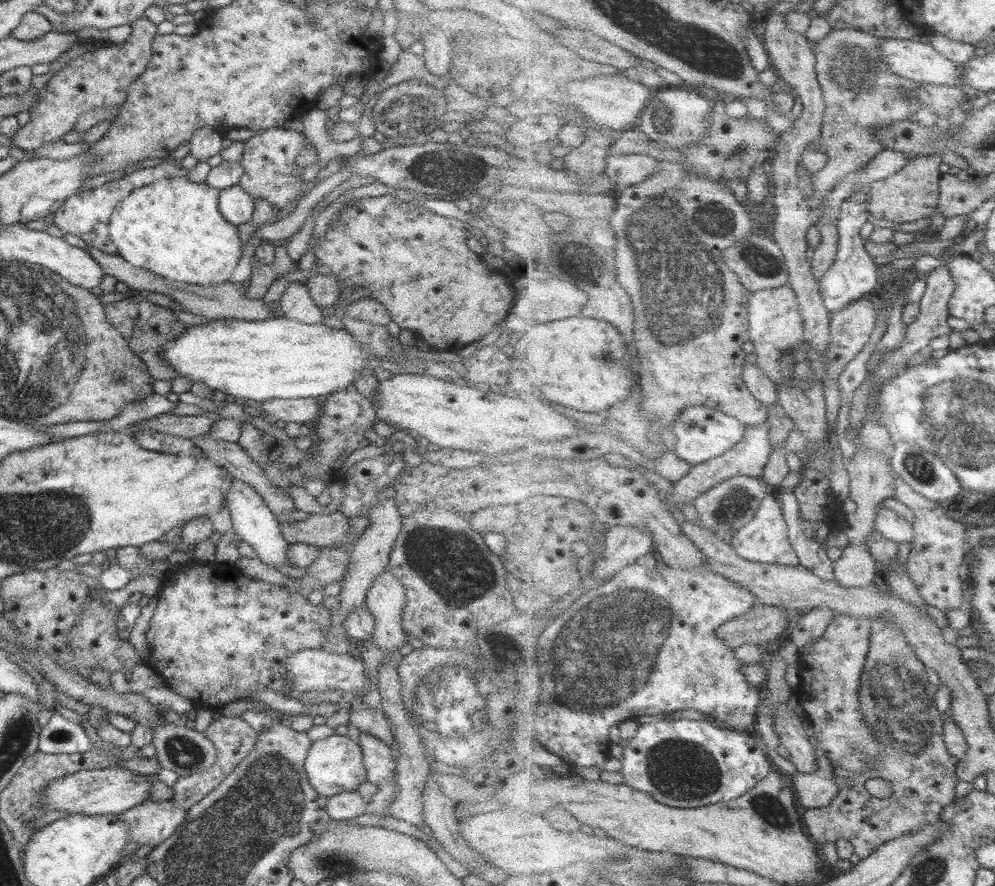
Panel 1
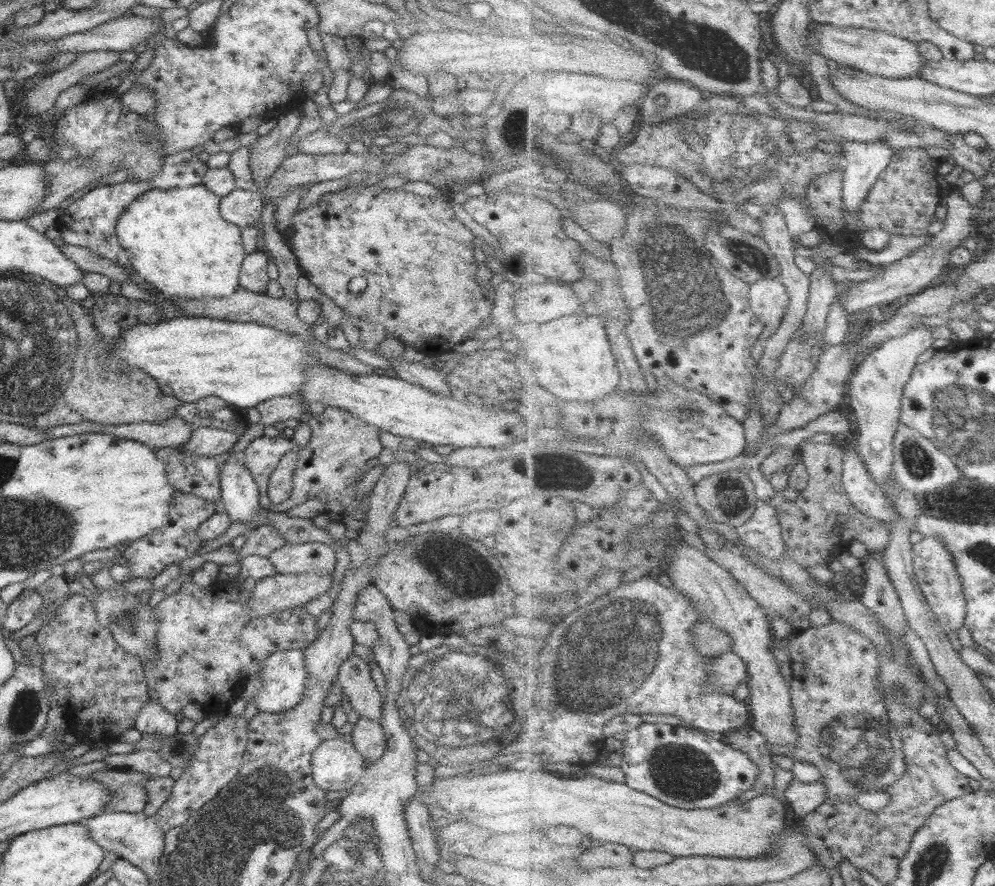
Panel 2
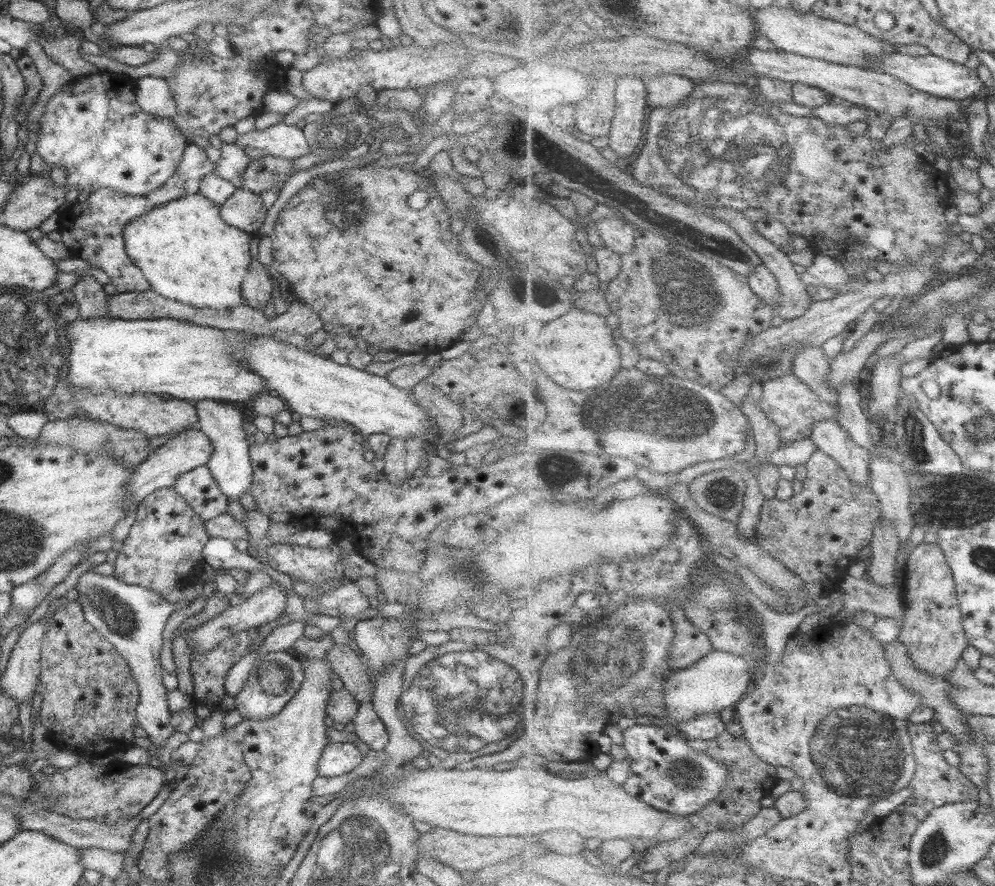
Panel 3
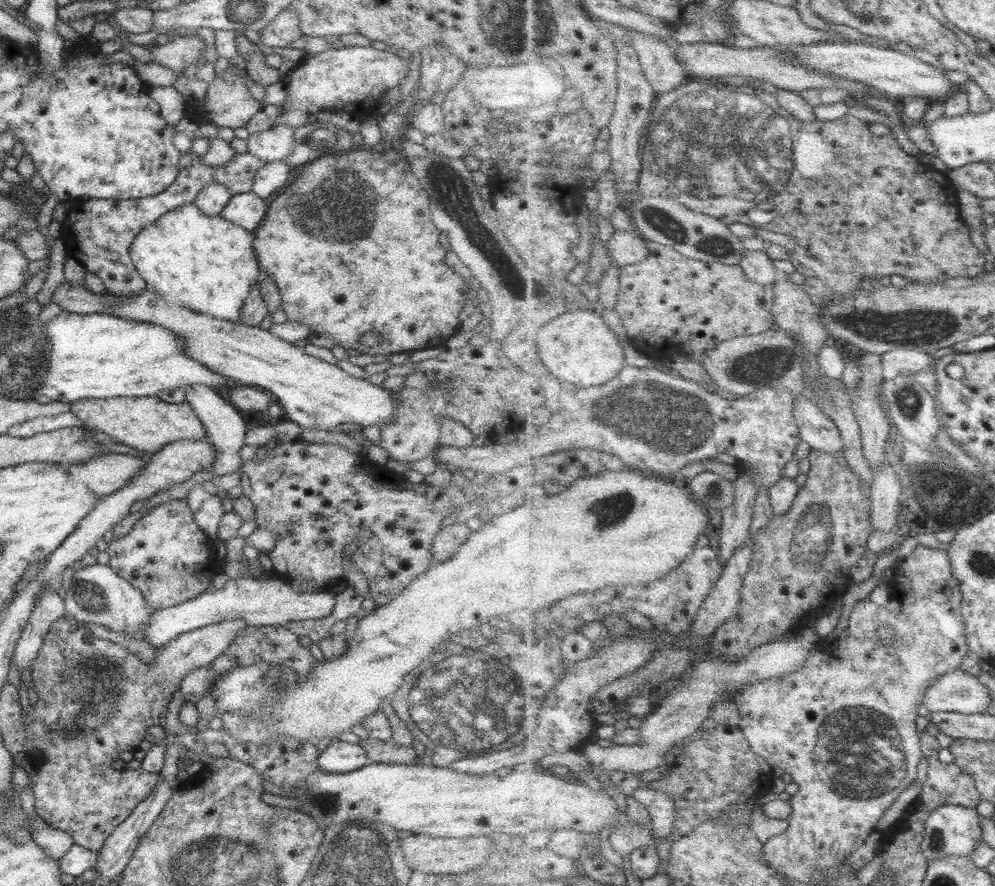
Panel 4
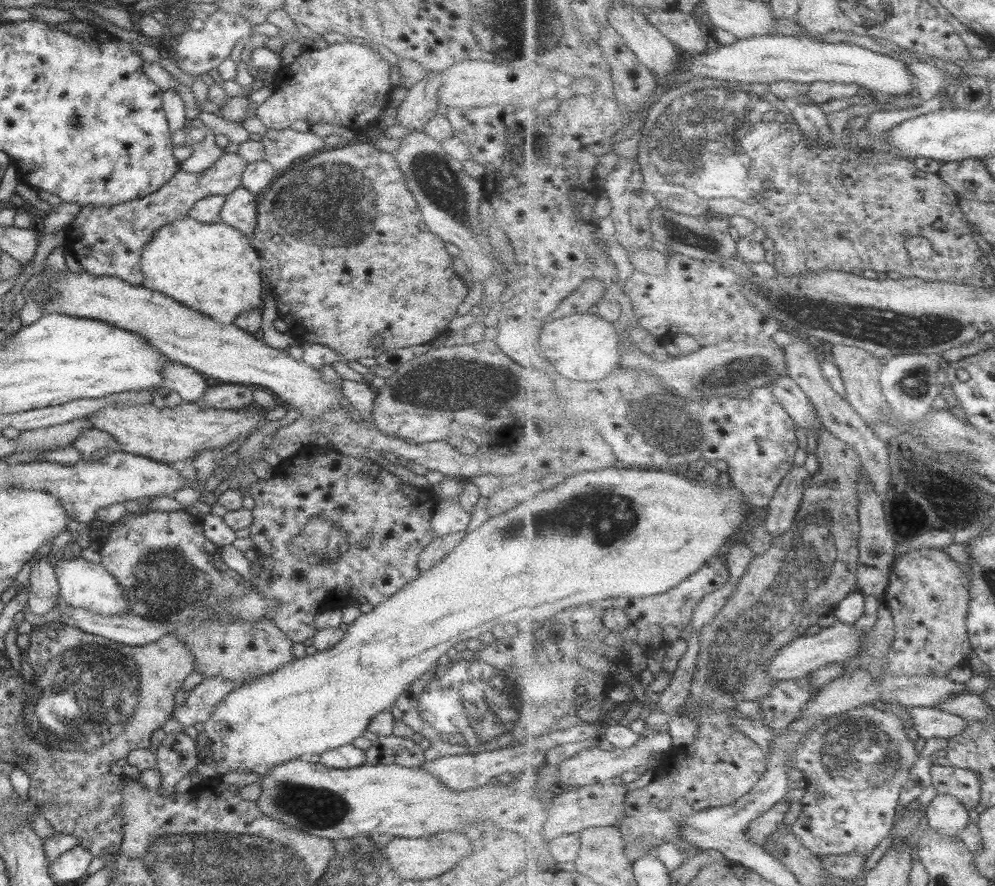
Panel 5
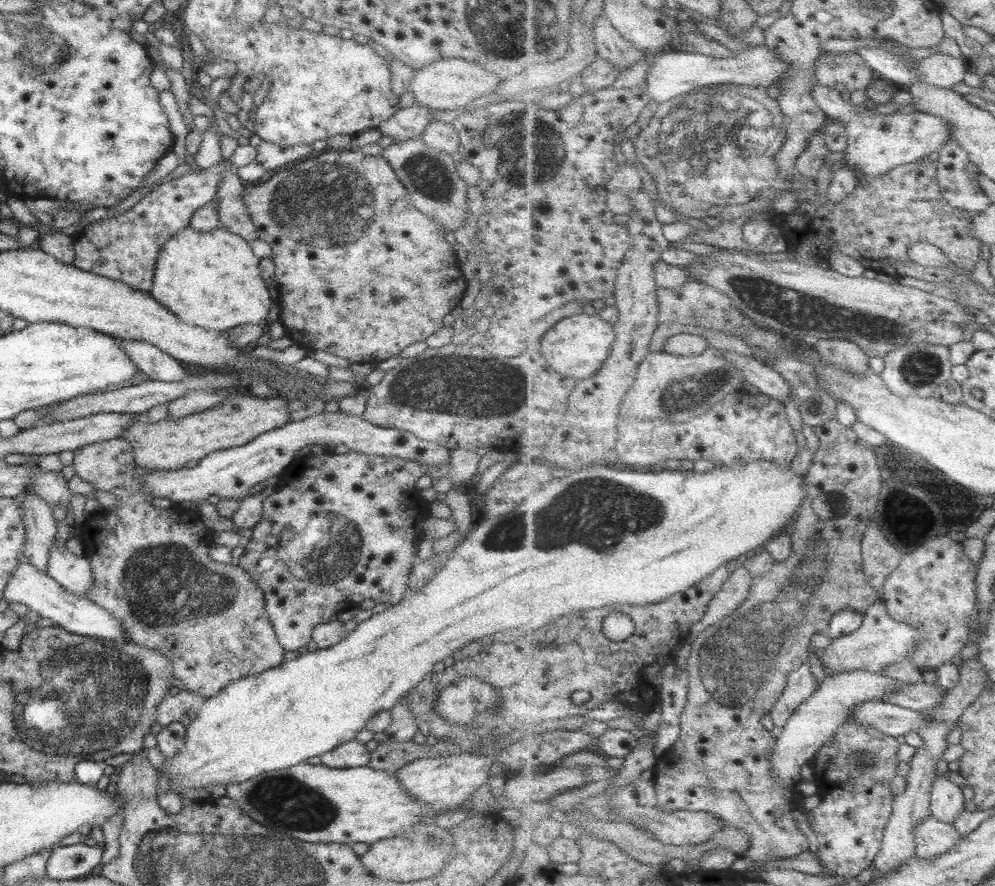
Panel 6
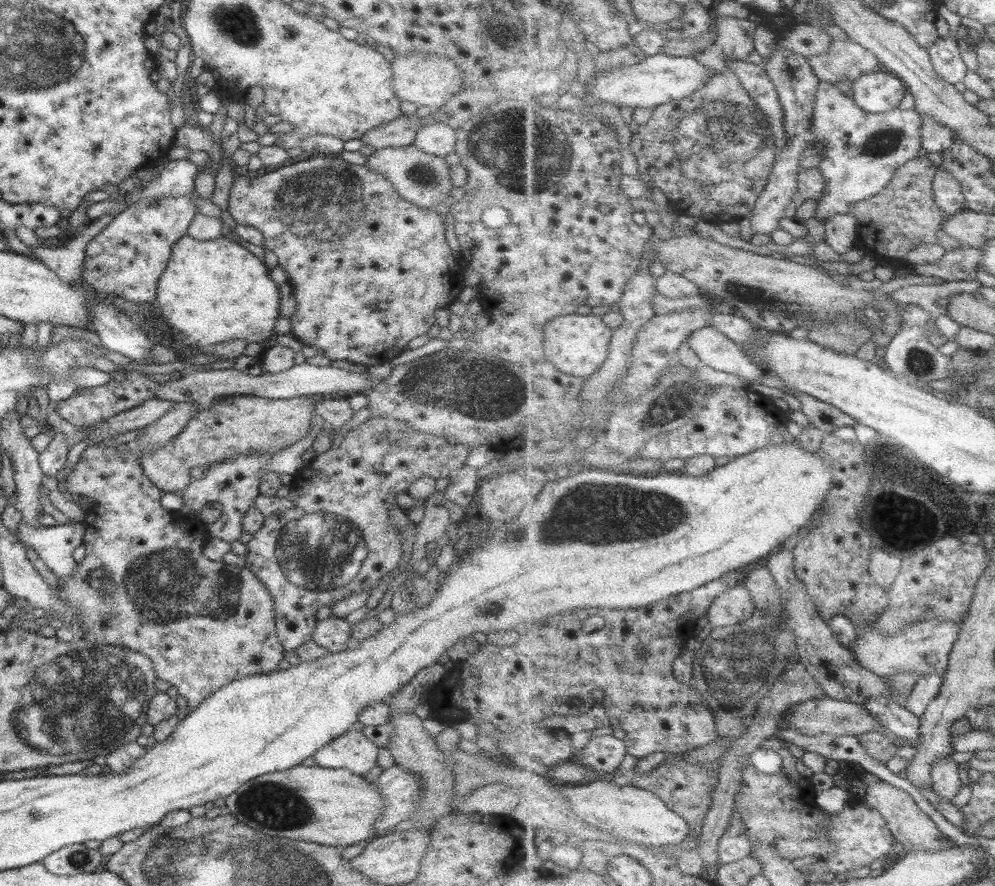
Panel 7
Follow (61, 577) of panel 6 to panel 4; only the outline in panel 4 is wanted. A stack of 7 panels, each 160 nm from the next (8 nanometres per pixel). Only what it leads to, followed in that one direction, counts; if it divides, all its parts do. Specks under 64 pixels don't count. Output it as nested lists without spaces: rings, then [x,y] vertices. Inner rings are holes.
[[[99,563],[86,567],[74,567],[71,588],[62,598],[65,614],[85,624],[105,626],[113,632],[126,634],[129,638],[144,640],[142,630],[146,625],[148,614],[152,610],[143,600],[141,593],[128,582],[119,578],[107,565]]]

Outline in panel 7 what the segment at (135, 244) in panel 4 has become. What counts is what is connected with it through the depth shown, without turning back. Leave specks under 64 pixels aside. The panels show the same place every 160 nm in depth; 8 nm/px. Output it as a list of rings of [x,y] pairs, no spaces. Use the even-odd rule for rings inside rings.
[[[185,234],[171,247],[169,260],[157,283],[154,300],[149,303],[153,311],[160,312],[160,318],[199,347],[235,339],[246,344],[261,344],[263,340],[275,336],[273,326],[275,318],[280,315],[279,291],[268,272],[263,262],[227,237],[199,242]]]

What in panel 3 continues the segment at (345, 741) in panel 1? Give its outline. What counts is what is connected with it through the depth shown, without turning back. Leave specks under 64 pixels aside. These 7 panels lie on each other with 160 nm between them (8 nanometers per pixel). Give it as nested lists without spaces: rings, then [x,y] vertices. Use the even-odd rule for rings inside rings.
[[[328,742],[319,757],[318,776],[341,776],[361,762],[361,752],[353,743]]]

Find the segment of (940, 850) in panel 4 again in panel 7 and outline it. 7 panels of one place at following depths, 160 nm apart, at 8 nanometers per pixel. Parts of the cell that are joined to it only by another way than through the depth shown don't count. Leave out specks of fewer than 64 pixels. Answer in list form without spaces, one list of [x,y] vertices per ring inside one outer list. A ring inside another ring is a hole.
[[[950,756],[932,764],[931,778],[934,780],[932,789],[948,801],[955,798],[963,786],[959,778],[959,766]]]

